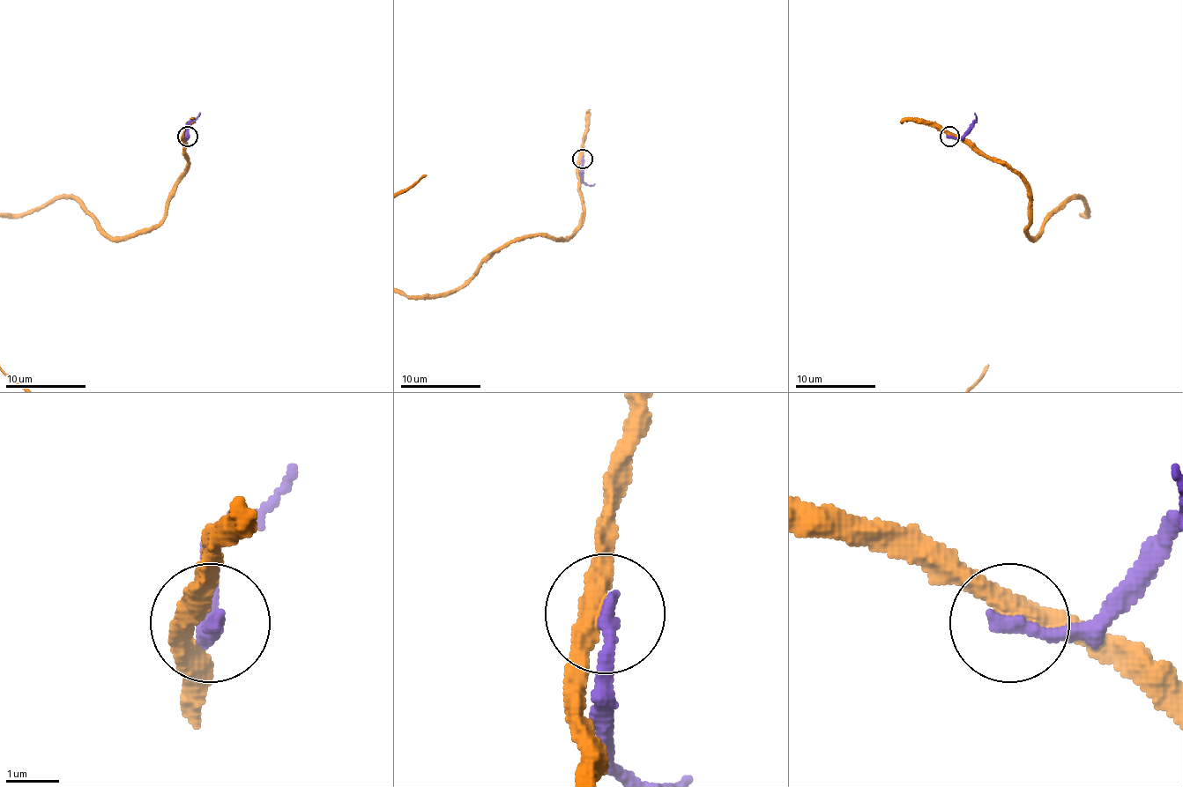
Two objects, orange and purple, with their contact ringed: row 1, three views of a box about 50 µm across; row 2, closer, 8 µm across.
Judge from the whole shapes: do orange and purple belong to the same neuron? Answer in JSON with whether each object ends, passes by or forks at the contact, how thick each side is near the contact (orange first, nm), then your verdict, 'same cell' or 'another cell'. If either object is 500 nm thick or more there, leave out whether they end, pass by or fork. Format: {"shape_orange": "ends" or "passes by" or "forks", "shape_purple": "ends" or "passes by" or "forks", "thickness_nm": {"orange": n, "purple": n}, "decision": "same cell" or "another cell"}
{"shape_orange": "passes by", "shape_purple": "ends", "thickness_nm": {"orange": 360, "purple": 280}, "decision": "another cell"}

